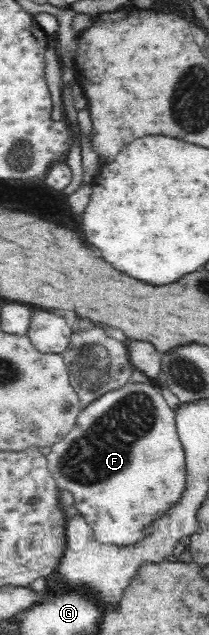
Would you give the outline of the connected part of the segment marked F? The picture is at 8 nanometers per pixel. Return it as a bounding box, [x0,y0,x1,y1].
[46,383,189,549]

